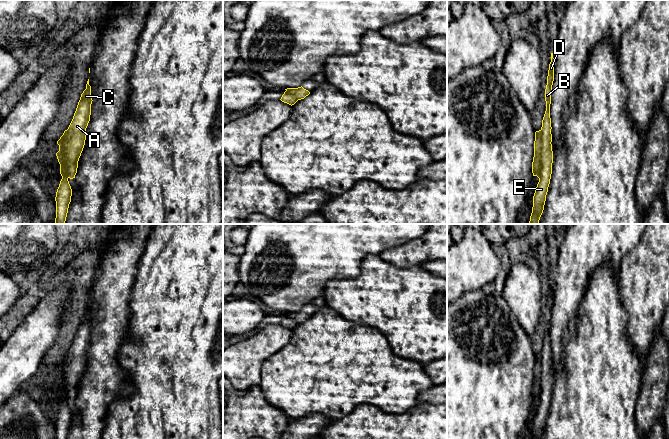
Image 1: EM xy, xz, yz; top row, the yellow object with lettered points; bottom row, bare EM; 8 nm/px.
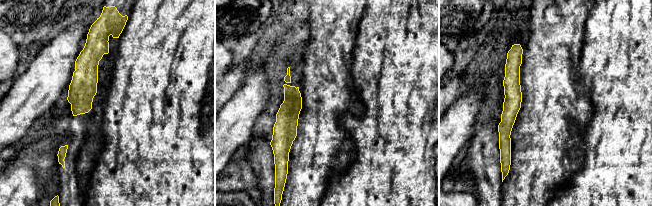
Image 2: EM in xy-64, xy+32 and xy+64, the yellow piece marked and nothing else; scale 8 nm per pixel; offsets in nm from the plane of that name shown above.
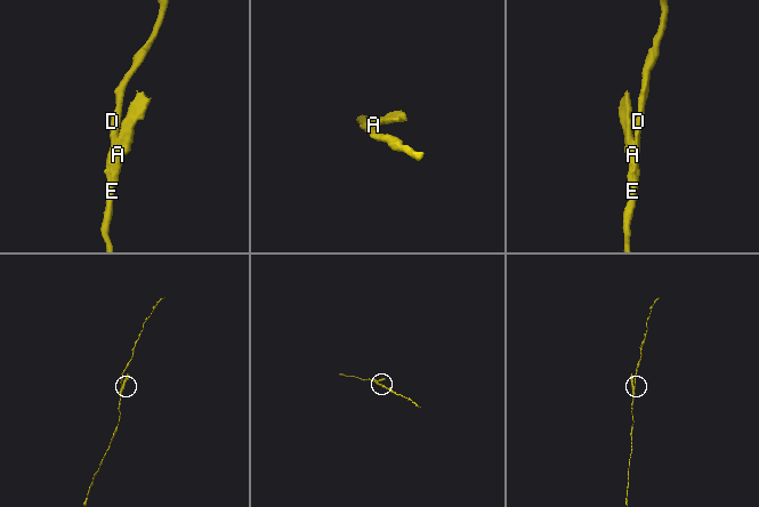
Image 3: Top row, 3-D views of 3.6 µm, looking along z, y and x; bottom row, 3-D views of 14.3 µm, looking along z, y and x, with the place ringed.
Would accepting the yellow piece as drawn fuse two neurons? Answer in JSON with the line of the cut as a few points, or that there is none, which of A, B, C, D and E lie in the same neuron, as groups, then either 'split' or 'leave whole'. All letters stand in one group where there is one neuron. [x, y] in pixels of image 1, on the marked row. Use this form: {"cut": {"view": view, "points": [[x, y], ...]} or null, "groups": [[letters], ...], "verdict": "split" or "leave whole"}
{"cut": {"view": "yz", "points": [[540, 130], [541, 169], [539, 178]]}, "groups": [["A", "C"], ["B", "D", "E"]], "verdict": "split"}

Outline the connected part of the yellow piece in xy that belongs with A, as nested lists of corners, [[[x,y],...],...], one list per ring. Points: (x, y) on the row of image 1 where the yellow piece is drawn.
[[[88,79],[86,89],[81,94],[73,119],[67,129],[64,143],[67,177],[70,179],[75,178],[78,161],[85,145],[86,128],[90,121],[92,101],[91,86]]]

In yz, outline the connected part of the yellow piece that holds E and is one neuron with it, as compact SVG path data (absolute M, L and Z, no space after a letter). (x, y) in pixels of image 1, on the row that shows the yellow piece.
M551 53L551 62L549 64L547 85L545 89L546 111L542 120L542 127L540 130L541 142L542 142L540 178L533 196L533 207L532 207L532 213L530 216L529 224L539 223L540 217L544 210L546 195L548 192L548 187L550 184L551 174L552 174L553 151L552 151L552 144L551 144L552 127L551 127L551 118L550 118L550 104L551 104L553 81L554 81L554 58L553 58L553 53Z

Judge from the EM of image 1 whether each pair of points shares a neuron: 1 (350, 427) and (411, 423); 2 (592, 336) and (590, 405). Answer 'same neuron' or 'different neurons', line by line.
1: same neuron
2: same neuron

